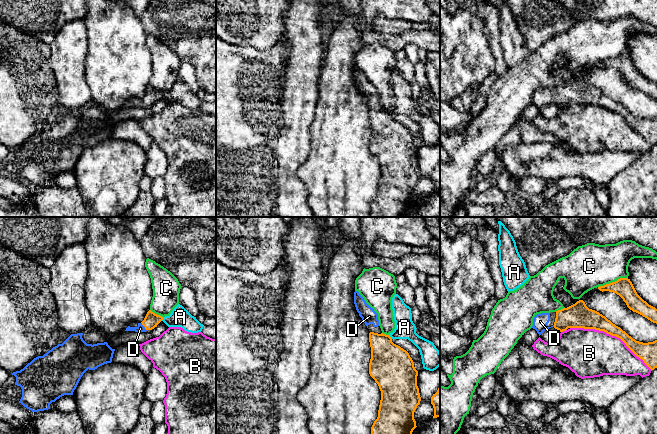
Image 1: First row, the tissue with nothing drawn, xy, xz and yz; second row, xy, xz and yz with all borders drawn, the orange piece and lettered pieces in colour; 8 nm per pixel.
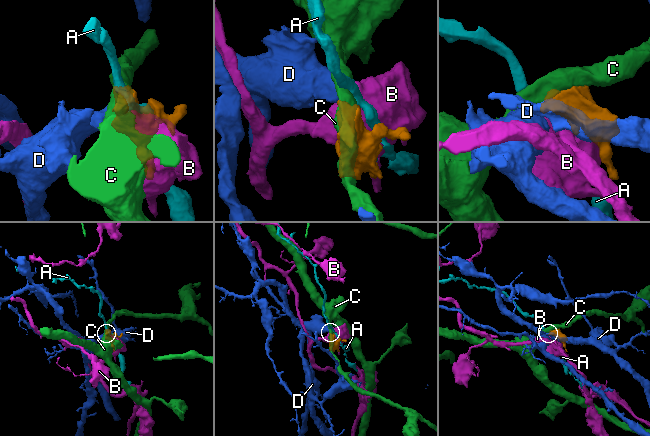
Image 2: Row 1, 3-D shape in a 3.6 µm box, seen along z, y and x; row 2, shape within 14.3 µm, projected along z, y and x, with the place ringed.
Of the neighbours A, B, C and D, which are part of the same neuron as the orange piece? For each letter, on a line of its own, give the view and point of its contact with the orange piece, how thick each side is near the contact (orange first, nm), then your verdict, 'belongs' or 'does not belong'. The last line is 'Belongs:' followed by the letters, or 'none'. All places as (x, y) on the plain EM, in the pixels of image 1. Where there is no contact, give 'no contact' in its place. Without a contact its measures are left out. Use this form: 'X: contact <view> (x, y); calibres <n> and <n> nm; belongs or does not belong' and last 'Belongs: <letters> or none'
A: contact xy (162, 95); calibres 120 and 160 nm; does not belong
B: contact yz (611, 110); calibres 170 and 400 nm; does not belong
C: contact yz (612, 58); calibres 150 and 360 nm; does not belong
D: contact xy (143, 101); calibres 120 and 60 nm; belongs
Belongs: D

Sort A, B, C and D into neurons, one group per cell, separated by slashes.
A / B / C / D

